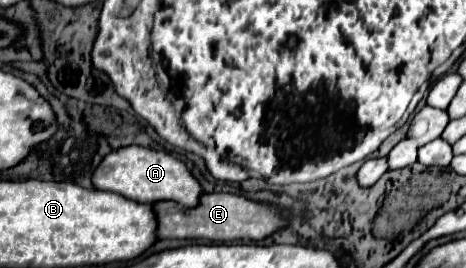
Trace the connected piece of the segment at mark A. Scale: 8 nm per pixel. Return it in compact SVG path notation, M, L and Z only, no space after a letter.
M123 146L119 150L111 150L101 160L97 170L93 170L91 182L95 190L115 192L139 204L153 204L157 200L173 200L177 204L193 208L197 206L197 200L201 196L199 182L191 176L191 172L185 168L183 162L175 160L167 152L141 148L141 146Z

